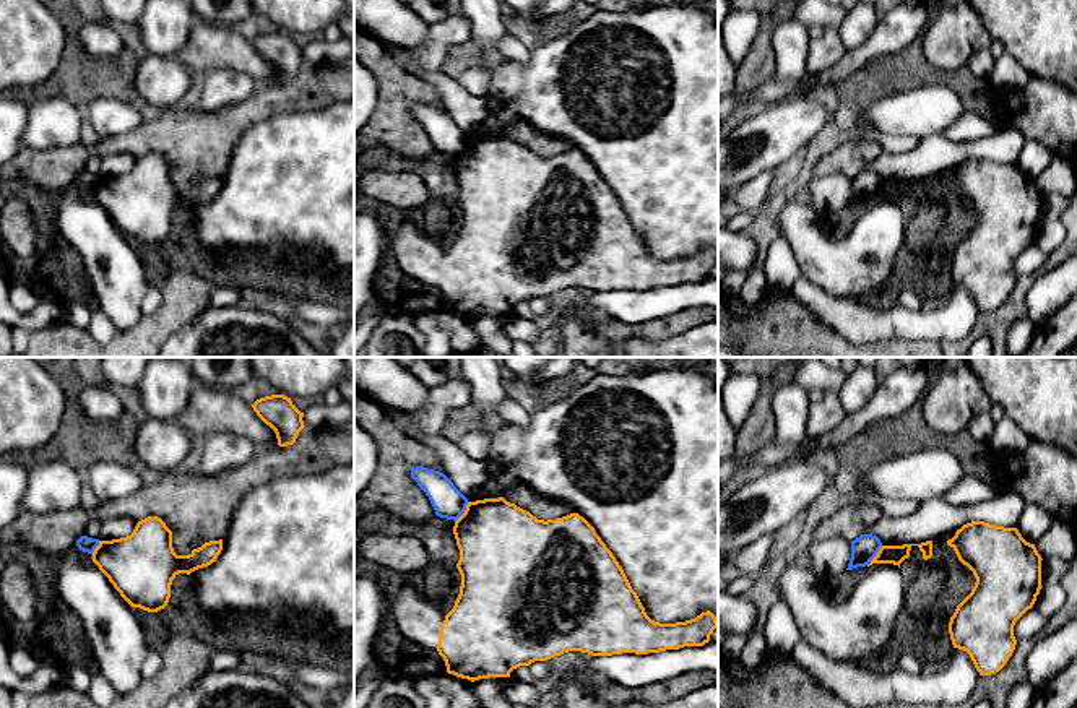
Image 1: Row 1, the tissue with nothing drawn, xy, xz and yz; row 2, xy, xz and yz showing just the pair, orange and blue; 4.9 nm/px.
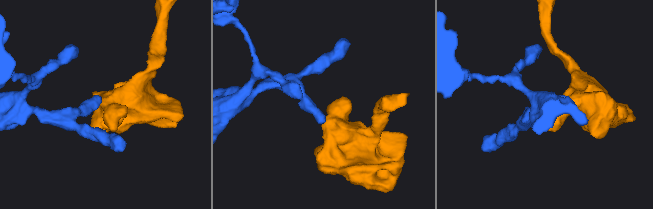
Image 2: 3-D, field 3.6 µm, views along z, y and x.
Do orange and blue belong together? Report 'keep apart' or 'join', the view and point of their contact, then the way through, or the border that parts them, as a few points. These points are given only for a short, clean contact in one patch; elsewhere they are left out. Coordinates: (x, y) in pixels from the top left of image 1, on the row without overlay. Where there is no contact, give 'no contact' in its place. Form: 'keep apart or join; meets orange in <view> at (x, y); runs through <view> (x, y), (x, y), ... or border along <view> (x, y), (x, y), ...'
keep apart; meets orange in xz at (465, 148); border along xz (468, 138), (455, 158)

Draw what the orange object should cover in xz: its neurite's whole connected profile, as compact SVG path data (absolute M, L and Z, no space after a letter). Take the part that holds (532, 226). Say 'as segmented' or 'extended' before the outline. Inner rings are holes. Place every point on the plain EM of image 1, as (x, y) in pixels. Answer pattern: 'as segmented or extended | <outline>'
as segmented | M504 133L484 135L468 138L465 149L455 158L453 171L460 185L456 205L461 211L461 222L453 245L440 263L437 287L445 297L447 309L456 313L471 318L510 313L510 309L520 302L547 297L569 287L612 292L703 283L718 263L710 247L686 258L651 257L612 188L578 149L544 158Z

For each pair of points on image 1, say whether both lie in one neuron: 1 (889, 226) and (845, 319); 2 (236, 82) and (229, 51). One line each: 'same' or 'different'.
1: different
2: different

